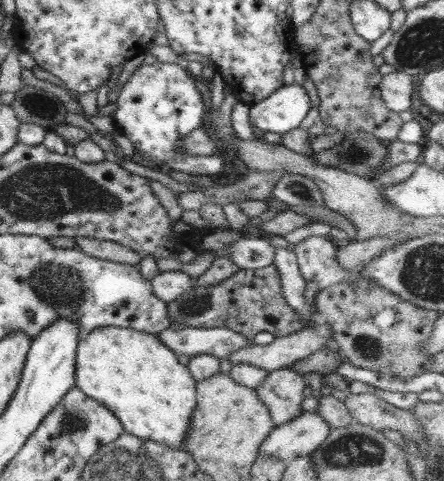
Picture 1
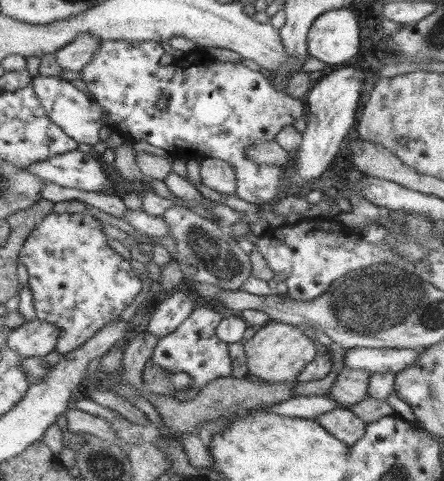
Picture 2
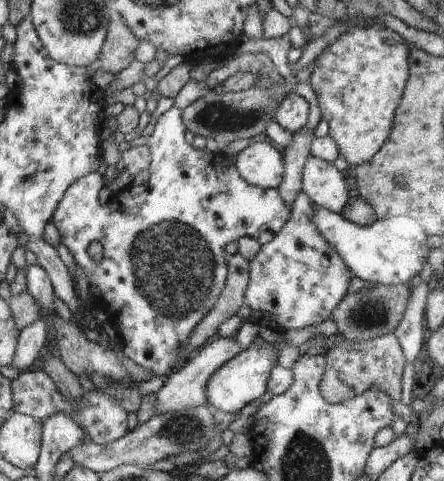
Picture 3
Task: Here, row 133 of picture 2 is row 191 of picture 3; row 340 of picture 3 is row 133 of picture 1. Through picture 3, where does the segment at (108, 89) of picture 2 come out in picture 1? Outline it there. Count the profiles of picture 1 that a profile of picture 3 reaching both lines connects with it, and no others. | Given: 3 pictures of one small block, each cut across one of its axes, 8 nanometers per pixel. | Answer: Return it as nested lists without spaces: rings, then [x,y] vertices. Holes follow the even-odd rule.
[[[155,62],[151,66],[143,64],[121,86],[121,92],[119,92],[119,98],[117,98],[115,104],[117,104],[117,110],[111,116],[113,122],[115,122],[115,134],[125,136],[133,144],[133,150],[139,150],[145,156],[149,154],[149,156],[157,158],[159,162],[163,162],[165,170],[185,172],[185,174],[191,174],[191,176],[205,176],[205,174],[219,176],[221,174],[223,168],[221,168],[219,154],[215,154],[215,156],[187,156],[179,150],[181,138],[185,138],[195,128],[205,126],[205,114],[203,114],[205,108],[203,108],[203,102],[201,102],[201,96],[199,96],[197,88],[195,88],[195,80],[189,76],[187,70],[183,70],[175,64],[161,64],[161,62]]]

